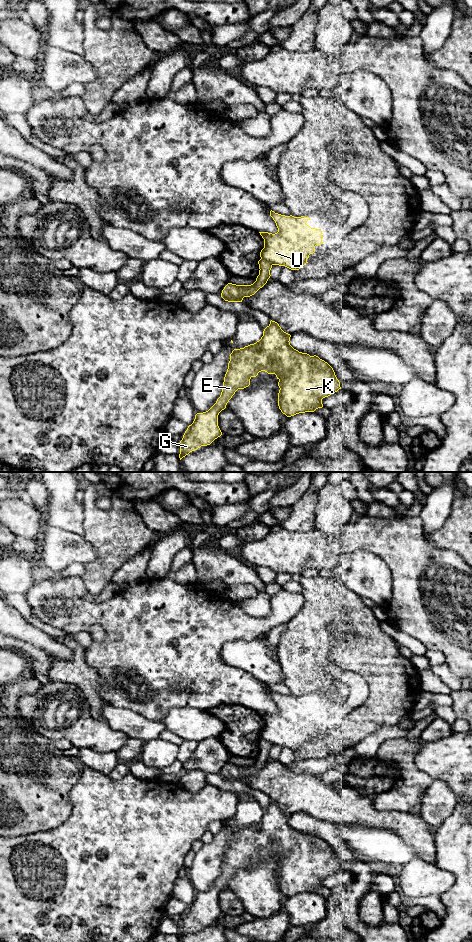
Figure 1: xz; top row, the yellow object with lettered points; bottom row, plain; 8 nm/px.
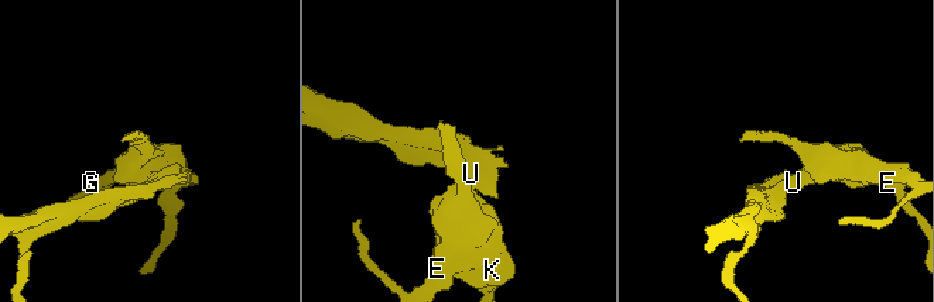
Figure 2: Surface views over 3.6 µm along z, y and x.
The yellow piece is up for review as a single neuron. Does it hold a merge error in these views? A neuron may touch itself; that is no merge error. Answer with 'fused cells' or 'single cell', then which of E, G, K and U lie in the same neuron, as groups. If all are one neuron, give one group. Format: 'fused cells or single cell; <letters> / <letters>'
fused cells; E G K / U

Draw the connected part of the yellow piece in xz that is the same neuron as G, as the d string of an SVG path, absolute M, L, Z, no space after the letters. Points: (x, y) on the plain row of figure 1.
M271 800L270 804L264 809L263 816L259 821L232 831L221 875L208 891L197 893L193 903L188 906L179 923L180 940L201 926L210 925L222 915L218 906L219 893L226 888L227 883L235 872L238 869L248 867L250 859L256 857L261 851L275 854L279 860L278 886L287 897L299 893L314 892L316 889L322 888L322 879L341 869L333 848L316 835L310 836L294 829L290 825L290 817L291 815L284 812L277 802Z

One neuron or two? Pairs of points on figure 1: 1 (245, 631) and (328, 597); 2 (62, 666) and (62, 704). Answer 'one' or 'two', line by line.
1: two
2: two

